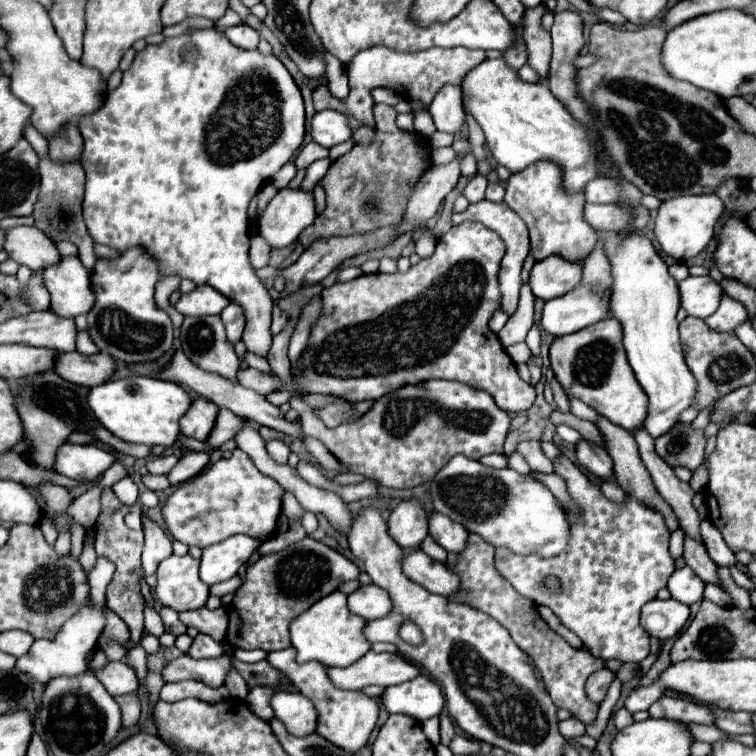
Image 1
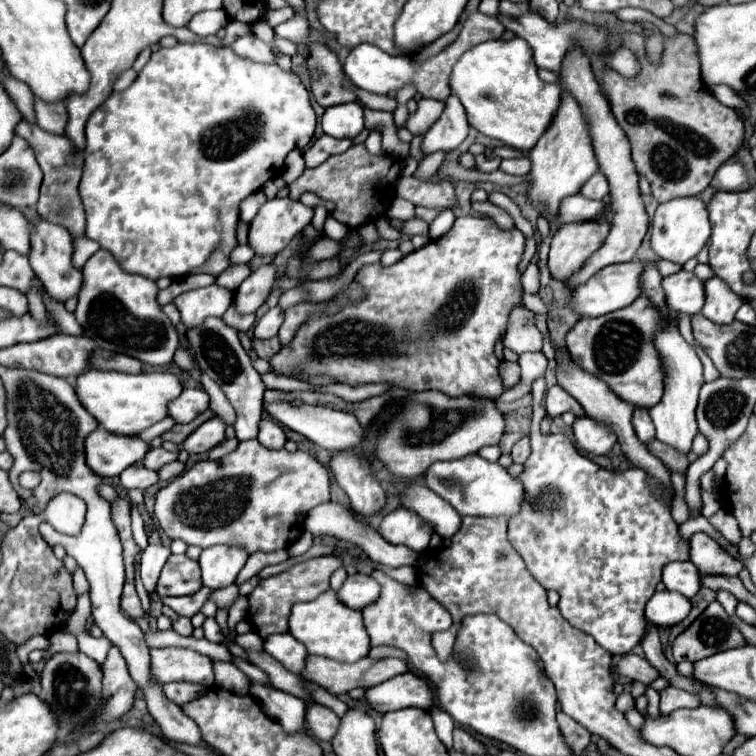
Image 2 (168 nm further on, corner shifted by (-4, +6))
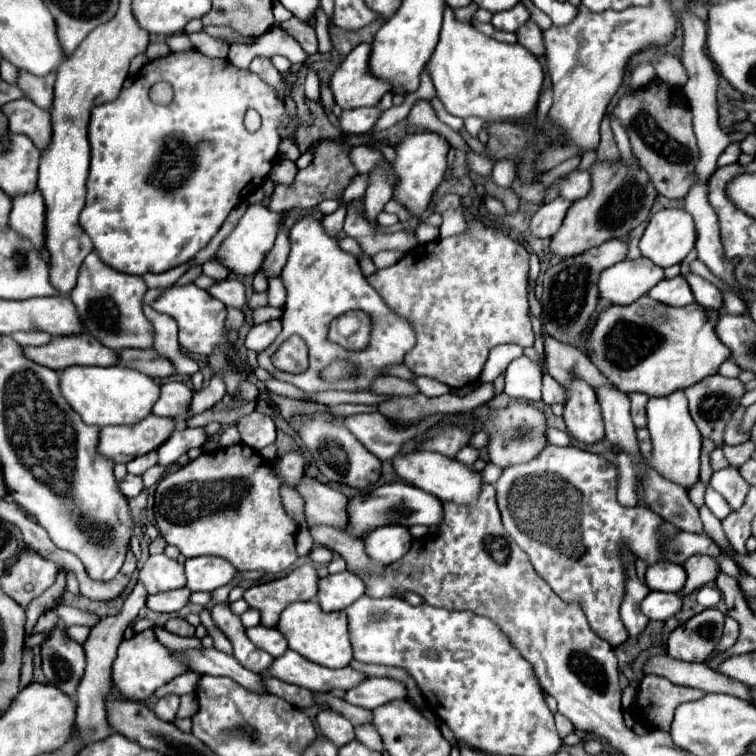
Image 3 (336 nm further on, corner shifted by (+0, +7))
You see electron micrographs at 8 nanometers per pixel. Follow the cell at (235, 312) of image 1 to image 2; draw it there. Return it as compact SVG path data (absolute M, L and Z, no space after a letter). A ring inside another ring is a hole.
M266 264L266 266L260 266L258 270L254 270L236 290L234 294L234 308L240 316L246 316L246 314L256 314L256 310L266 302L268 298L268 292L274 284L274 266L272 264Z

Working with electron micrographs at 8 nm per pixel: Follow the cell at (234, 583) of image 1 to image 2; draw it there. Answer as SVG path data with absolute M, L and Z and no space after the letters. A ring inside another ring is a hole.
M202 586L194 596L184 596L184 598L162 598L162 602L164 602L166 606L170 606L176 614L192 618L194 614L198 614L198 612L202 610L202 606L204 606L204 602L210 598L210 594L212 594L212 590L206 588L206 586Z

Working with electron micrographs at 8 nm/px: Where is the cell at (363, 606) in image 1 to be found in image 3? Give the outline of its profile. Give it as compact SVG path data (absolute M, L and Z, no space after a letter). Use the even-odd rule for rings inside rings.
M350 571L322 577L318 581L318 603L322 611L342 611L364 595L364 583Z

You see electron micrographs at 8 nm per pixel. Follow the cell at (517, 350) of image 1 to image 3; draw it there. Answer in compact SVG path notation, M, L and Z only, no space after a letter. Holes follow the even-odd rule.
M500 345L500 347L494 347L490 351L486 367L484 367L482 375L480 375L480 381L482 383L492 383L496 377L502 375L502 371L508 367L508 363L518 359L520 355L522 355L522 347L518 347L518 345Z

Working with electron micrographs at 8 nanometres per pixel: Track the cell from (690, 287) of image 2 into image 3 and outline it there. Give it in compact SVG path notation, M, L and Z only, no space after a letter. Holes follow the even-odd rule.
M674 277L674 279L664 279L660 285L652 287L648 297L652 297L654 301L660 301L664 305L672 305L672 307L686 307L690 303L694 303L692 291L688 289L688 283L684 281L684 277Z

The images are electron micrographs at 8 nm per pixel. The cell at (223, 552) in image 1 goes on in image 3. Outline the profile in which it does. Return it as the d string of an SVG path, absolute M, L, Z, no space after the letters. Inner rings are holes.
M220 557L186 559L186 587L190 591L214 591L222 585L228 585L234 575L236 569L232 569L232 565Z

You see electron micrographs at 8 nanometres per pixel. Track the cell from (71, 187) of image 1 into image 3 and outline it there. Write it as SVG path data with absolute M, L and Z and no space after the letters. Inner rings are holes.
M16 99L4 105L10 133L28 135L38 149L44 149L50 141L50 113L34 105L30 99Z

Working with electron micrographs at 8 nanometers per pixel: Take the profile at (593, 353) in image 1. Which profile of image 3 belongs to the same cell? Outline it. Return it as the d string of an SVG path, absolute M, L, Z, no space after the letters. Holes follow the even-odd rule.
M644 295L630 305L612 305L600 313L586 339L586 351L590 361L616 389L664 397L708 375L716 375L718 367L732 357L716 335L718 317L720 313L698 303L668 307Z

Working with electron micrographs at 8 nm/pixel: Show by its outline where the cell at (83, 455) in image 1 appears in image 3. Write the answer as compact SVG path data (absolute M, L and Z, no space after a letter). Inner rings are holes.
M148 415L136 425L104 427L100 433L98 451L114 463L128 463L138 455L158 449L174 431L172 417Z

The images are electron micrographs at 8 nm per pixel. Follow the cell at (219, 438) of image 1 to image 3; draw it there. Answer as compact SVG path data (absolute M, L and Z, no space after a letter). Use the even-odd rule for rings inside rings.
M184 429L174 431L172 437L158 449L158 465L170 467L192 447L202 447L208 441L204 429Z

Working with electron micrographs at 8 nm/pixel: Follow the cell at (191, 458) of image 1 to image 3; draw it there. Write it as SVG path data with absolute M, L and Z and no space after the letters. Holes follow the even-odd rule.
M154 465L152 469L148 469L148 471L142 475L144 487L152 487L154 483L158 483L164 473L166 473L166 467L160 467L160 465Z

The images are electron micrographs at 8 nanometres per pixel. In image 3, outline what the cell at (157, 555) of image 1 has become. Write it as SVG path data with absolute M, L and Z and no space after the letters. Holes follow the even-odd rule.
M136 585L132 589L132 593L124 599L124 607L120 609L118 615L114 617L104 617L100 619L98 625L92 627L90 631L90 637L86 639L84 643L84 651L86 651L86 673L76 689L76 701L78 701L78 717L76 717L76 727L80 729L78 733L78 739L80 739L80 749L90 745L90 743L96 743L96 741L102 741L110 735L110 727L106 723L106 709L104 709L104 695L108 693L110 689L110 667L112 667L112 661L116 657L116 645L120 645L120 641L124 639L124 629L130 627L130 623L138 617L138 611L144 607L144 597L148 593L144 593L144 585Z

